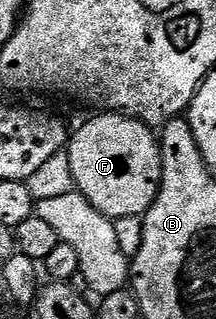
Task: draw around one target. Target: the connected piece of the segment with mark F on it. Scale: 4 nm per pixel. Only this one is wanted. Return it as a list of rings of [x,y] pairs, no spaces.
[[[95,113],[88,123],[81,124],[76,131],[74,128],[65,150],[79,194],[85,196],[102,215],[106,215],[112,221],[121,217],[146,215],[161,185],[163,155],[159,152],[156,132],[142,119],[122,113]]]

